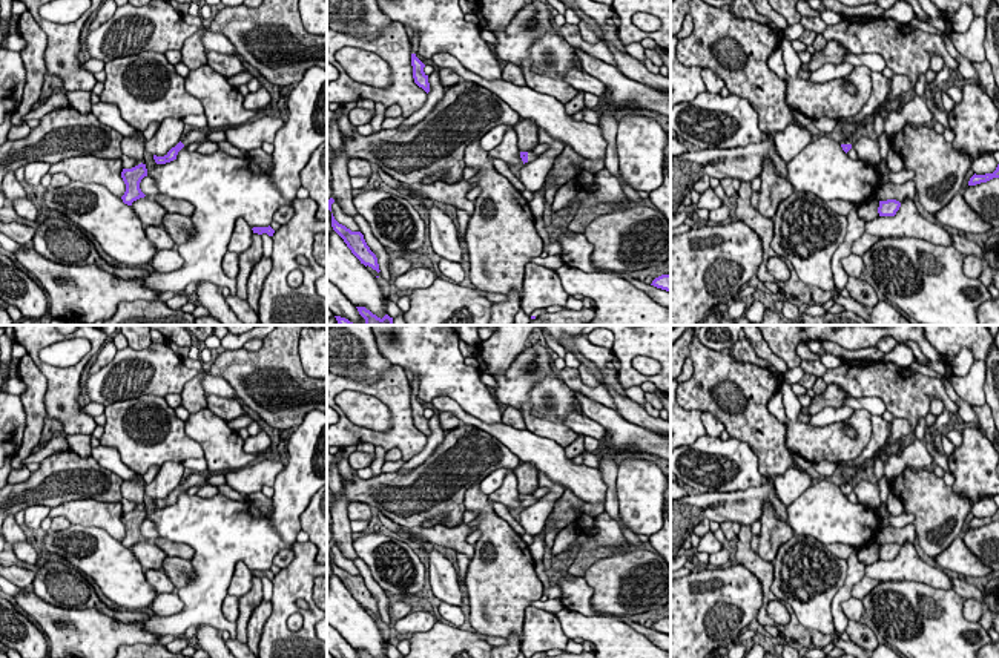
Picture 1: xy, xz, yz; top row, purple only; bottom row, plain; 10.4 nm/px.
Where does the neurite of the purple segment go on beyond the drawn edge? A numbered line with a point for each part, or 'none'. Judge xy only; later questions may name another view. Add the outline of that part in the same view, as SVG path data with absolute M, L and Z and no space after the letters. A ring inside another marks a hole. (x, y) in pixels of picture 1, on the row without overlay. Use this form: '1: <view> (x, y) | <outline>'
1: xy (194, 479) | M192 472L181 486L184 488L184 491L187 491L189 488L196 485L199 486L207 485L207 477L198 472Z

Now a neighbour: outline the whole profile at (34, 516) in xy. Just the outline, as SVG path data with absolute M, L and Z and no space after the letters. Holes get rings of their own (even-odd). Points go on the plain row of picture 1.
M34 505L25 509L25 526L38 529L41 521L49 517L51 508L43 505Z

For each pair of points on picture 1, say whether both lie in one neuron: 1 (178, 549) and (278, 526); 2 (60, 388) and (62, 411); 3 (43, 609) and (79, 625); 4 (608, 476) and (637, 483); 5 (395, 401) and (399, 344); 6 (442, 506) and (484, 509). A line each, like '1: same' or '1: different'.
1: different
2: same
3: same
4: different
5: different
6: different

